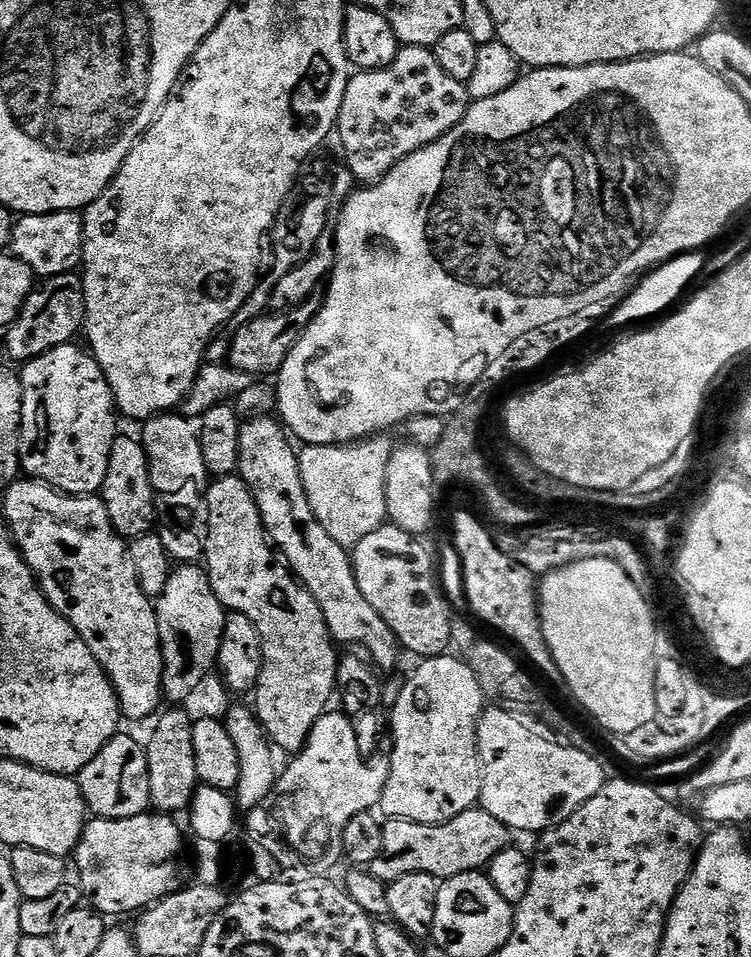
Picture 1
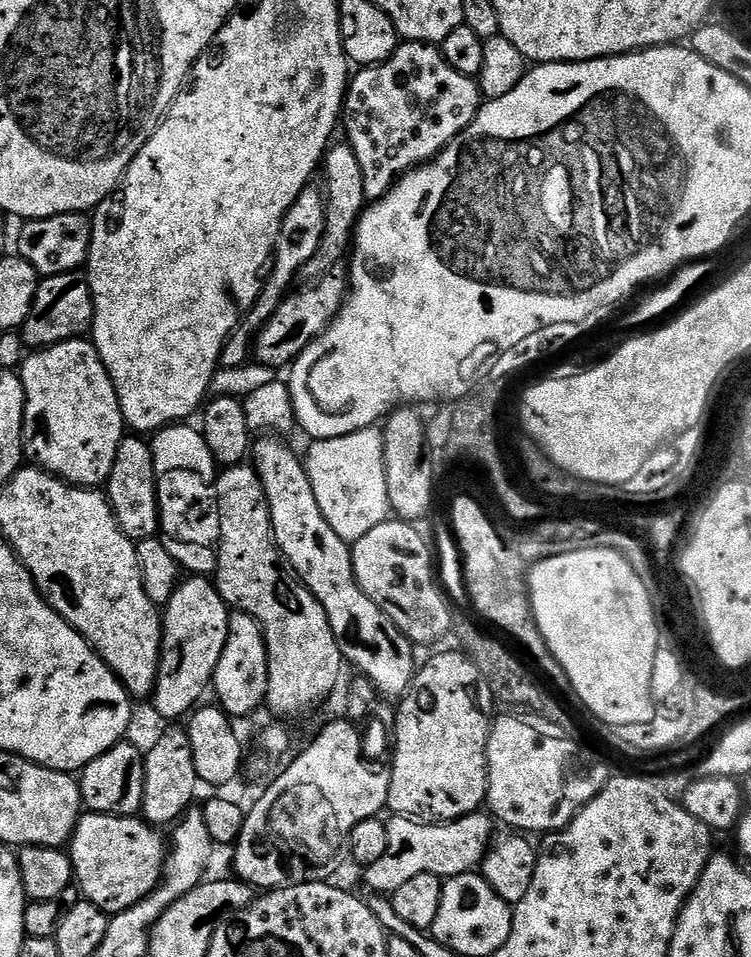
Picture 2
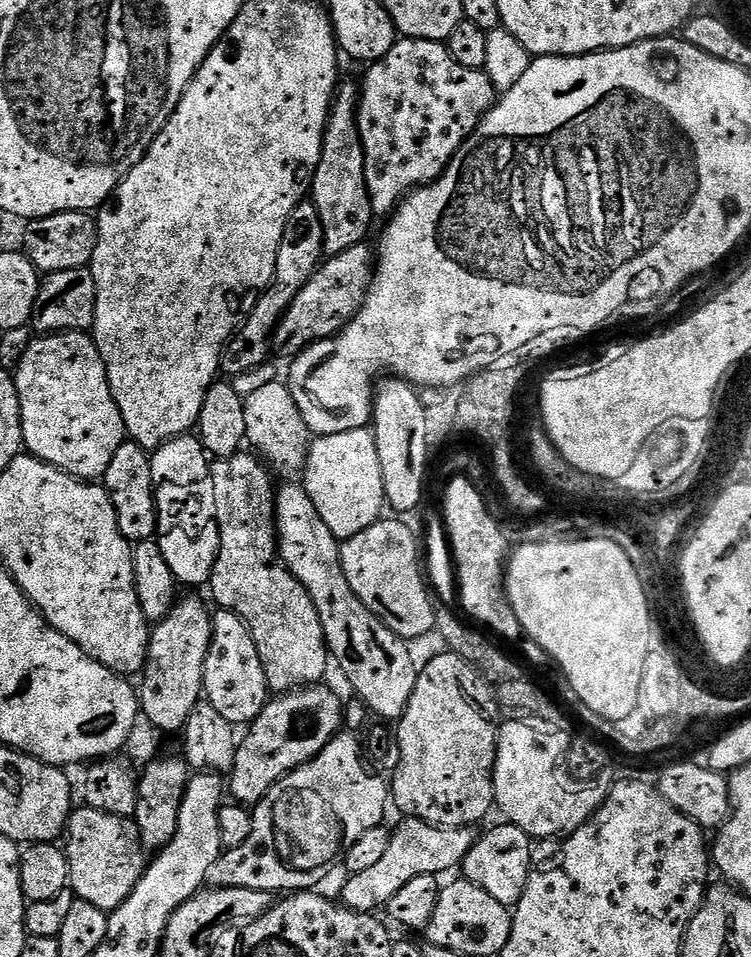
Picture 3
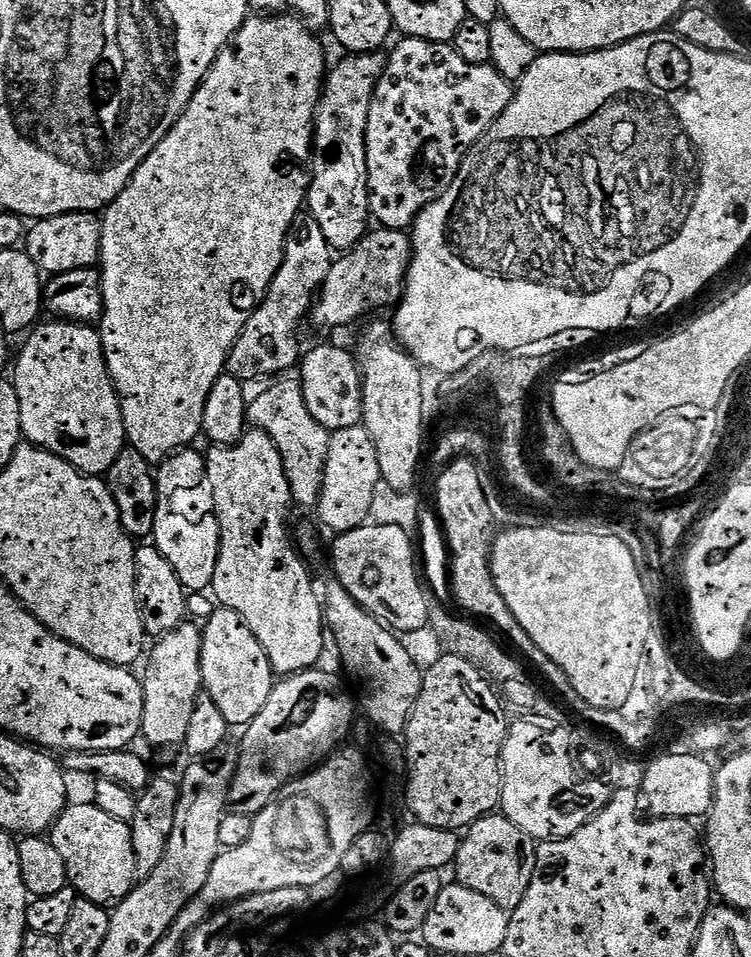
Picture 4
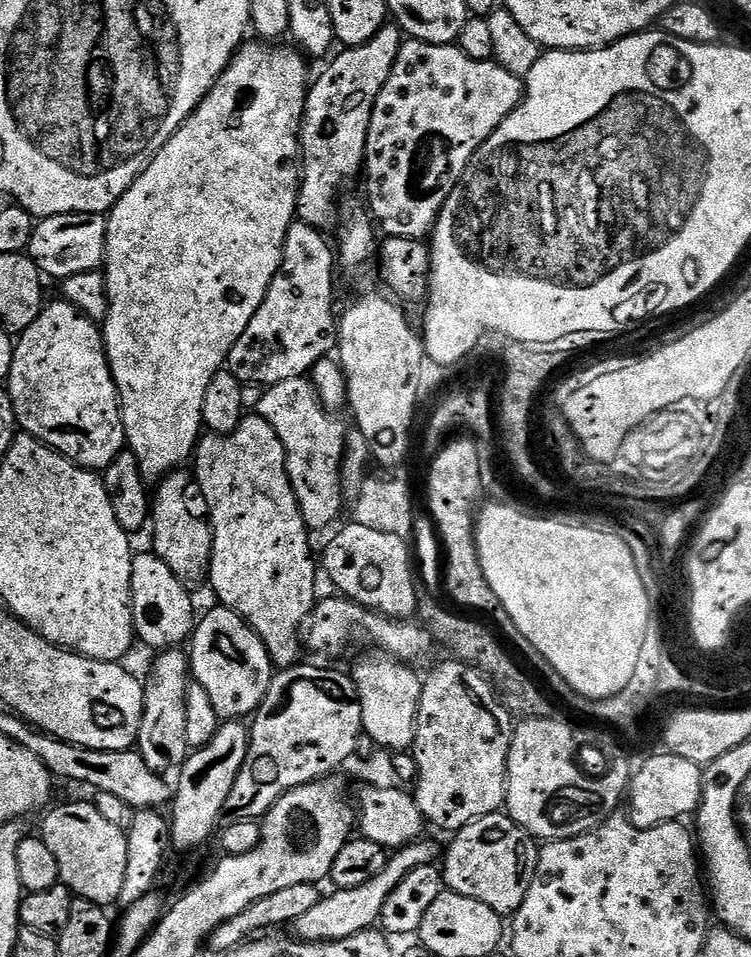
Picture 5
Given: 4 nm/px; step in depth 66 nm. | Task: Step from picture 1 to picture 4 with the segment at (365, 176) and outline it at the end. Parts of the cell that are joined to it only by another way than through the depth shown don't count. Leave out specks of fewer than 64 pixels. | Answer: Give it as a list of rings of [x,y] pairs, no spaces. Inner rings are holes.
[[[413,36],[400,38],[396,44],[396,49],[393,52],[389,51],[387,57],[388,65],[384,67],[382,78],[374,90],[374,98],[370,102],[370,116],[366,118],[366,170],[368,171],[368,197],[370,198],[368,210],[371,219],[379,227],[393,228],[403,232],[411,229],[412,225],[416,223],[416,215],[430,202],[438,199],[450,186],[450,182],[454,182],[462,158],[467,154],[468,149],[484,137],[486,130],[490,130],[490,126],[504,113],[506,106],[510,106],[514,95],[514,84],[491,64],[473,66],[471,62],[466,62],[466,58],[462,58],[462,54],[458,54],[451,43],[436,44],[432,40],[419,40]]]

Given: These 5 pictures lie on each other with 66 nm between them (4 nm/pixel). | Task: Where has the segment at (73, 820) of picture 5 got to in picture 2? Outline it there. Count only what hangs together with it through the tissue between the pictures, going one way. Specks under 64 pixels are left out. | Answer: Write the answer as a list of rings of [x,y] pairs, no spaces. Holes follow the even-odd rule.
[[[99,814],[81,815],[72,832],[70,855],[72,857],[72,875],[75,887],[80,887],[79,895],[98,906],[104,912],[115,914],[134,906],[146,898],[160,883],[160,874],[164,870],[166,840],[151,824],[136,816],[101,816]]]

